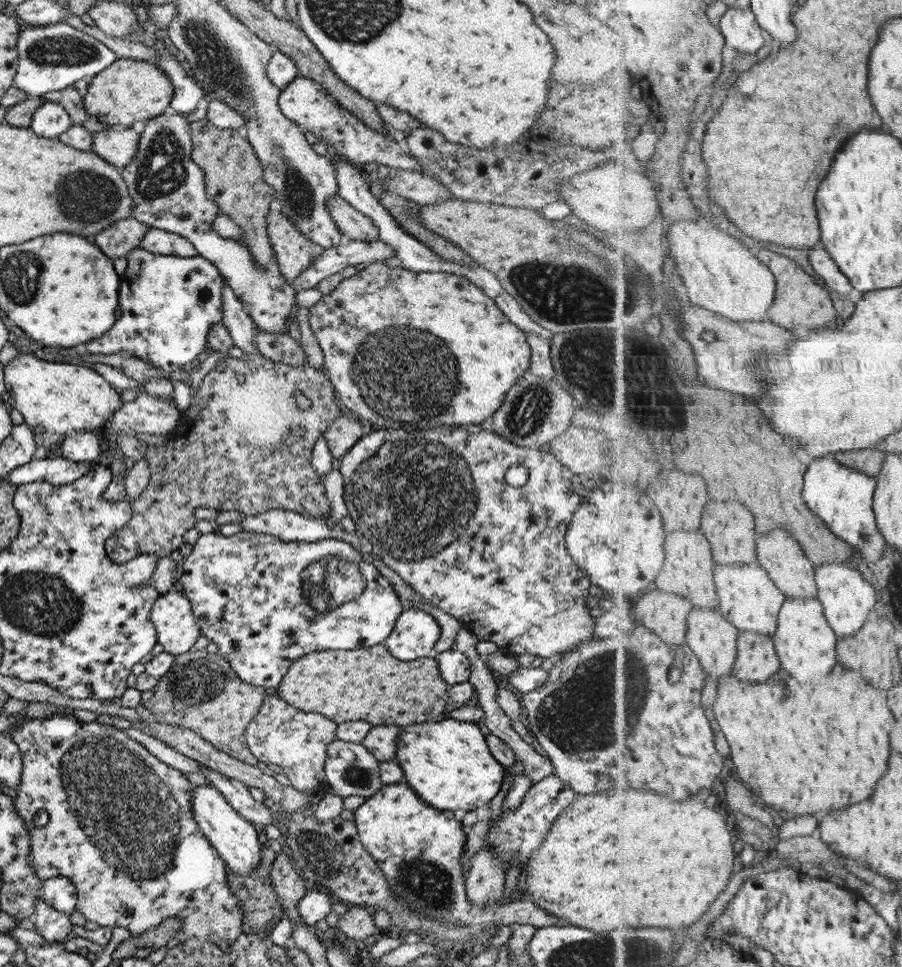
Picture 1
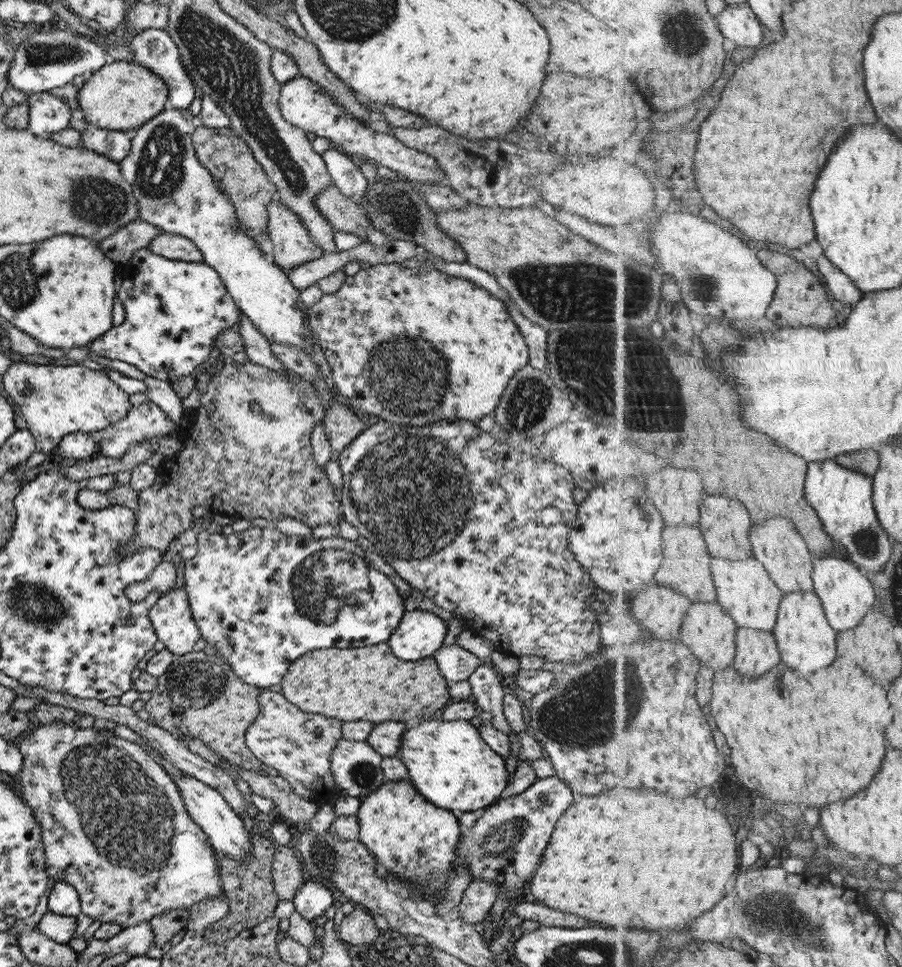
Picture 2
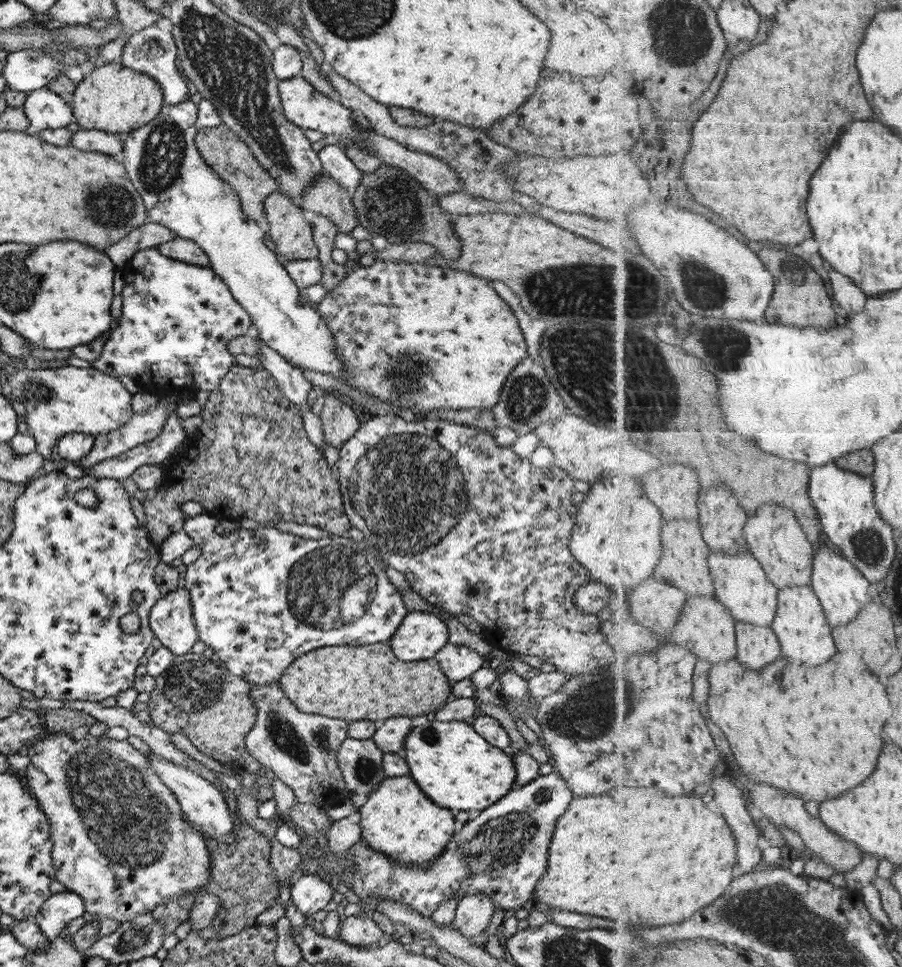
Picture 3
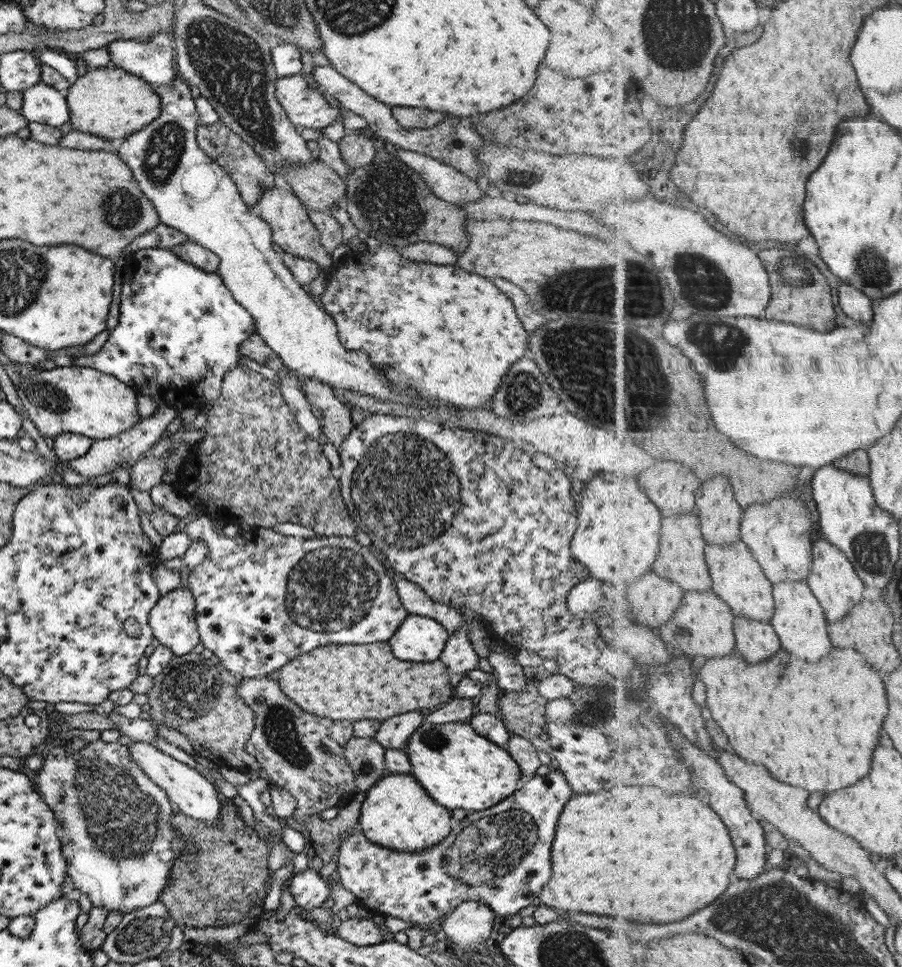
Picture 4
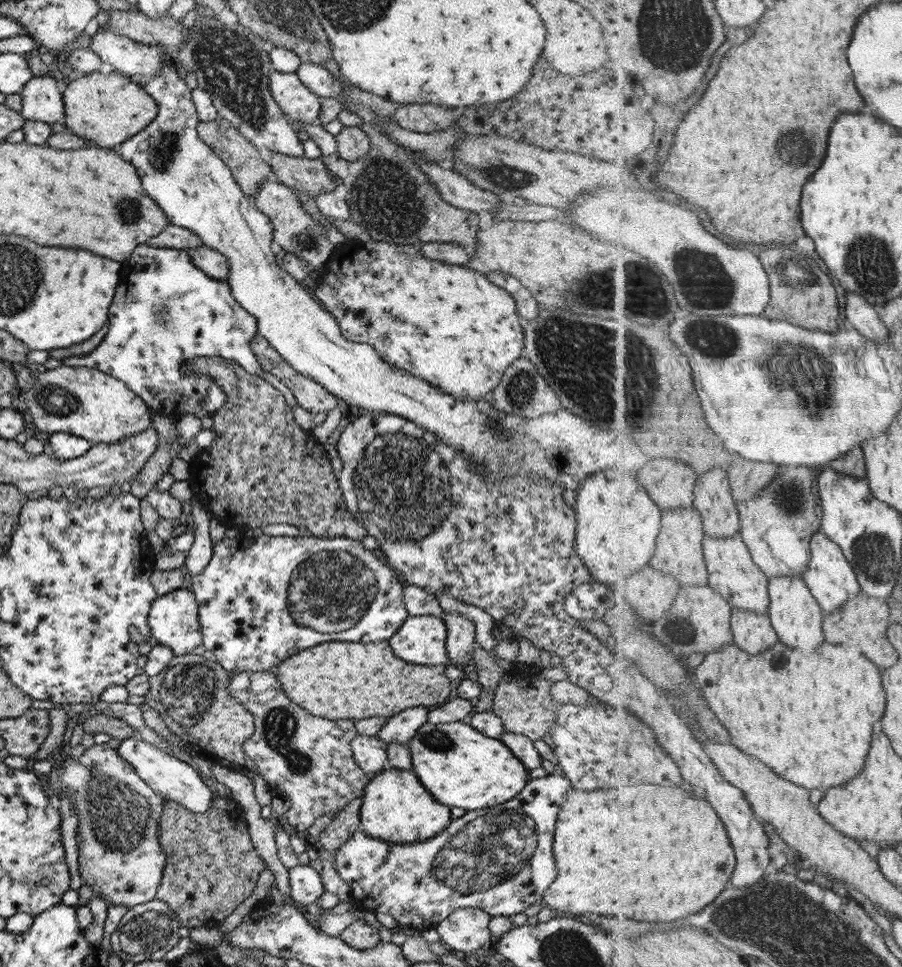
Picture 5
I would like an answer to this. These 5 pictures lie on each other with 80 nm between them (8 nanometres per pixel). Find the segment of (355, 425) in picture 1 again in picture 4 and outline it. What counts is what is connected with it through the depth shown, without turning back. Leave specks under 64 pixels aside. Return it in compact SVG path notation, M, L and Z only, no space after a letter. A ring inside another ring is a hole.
M298 376L299 383L301 383L300 389L305 400L310 406L315 406L315 408L327 415L329 429L325 432L325 436L332 443L340 444L353 426L349 421L351 408L331 387L308 377Z

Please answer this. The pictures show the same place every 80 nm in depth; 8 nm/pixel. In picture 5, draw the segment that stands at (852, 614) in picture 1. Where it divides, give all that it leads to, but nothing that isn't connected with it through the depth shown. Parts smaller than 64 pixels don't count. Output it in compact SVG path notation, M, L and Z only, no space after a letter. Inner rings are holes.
M821 530L811 539L810 549L812 556L810 568L803 574L803 578L826 614L833 612L835 608L839 608L841 604L845 604L847 600L863 592L858 575L839 543L833 542Z

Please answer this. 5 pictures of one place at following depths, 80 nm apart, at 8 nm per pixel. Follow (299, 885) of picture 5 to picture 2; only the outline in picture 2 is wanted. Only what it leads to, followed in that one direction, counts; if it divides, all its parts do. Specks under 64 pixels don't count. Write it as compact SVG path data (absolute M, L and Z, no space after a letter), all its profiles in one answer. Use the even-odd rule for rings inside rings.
M307 878L297 888L293 896L293 907L305 920L313 922L317 916L321 916L326 908L335 904L331 898L331 892L321 884L315 884Z

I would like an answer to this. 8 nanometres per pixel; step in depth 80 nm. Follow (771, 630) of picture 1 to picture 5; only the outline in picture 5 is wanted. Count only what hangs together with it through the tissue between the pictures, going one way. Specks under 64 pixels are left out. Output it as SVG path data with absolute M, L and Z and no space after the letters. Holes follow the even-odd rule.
M735 534L731 538L713 538L707 536L705 542L705 554L707 558L707 566L709 566L709 574L711 574L711 586L723 594L723 596L732 604L733 608L747 609L748 611L755 611L756 613L767 613L770 609L770 581L768 576L763 572L763 569L754 561L747 544L743 542L741 534Z

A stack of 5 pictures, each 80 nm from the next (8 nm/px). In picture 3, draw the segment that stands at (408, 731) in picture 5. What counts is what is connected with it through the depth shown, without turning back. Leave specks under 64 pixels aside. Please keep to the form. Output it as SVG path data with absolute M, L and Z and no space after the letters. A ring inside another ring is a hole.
M407 716L388 718L377 726L377 730L372 734L371 740L383 754L400 754L403 738L407 736L407 730L411 730L411 718L407 718Z

